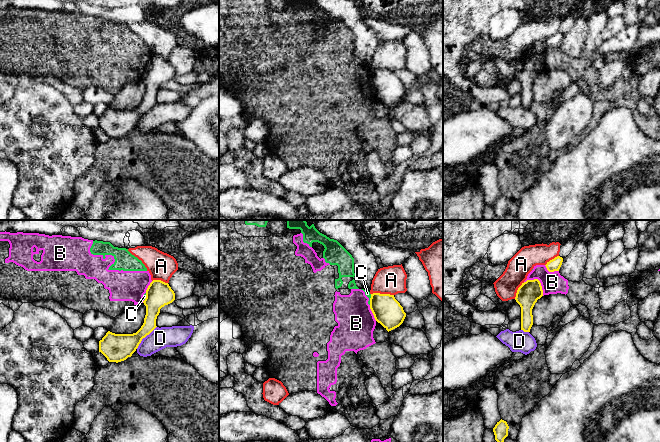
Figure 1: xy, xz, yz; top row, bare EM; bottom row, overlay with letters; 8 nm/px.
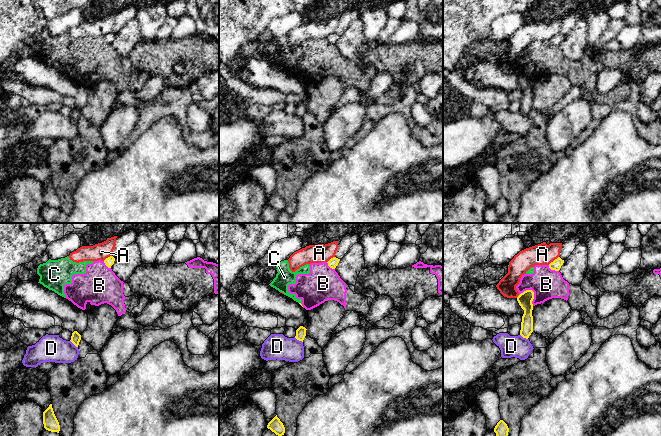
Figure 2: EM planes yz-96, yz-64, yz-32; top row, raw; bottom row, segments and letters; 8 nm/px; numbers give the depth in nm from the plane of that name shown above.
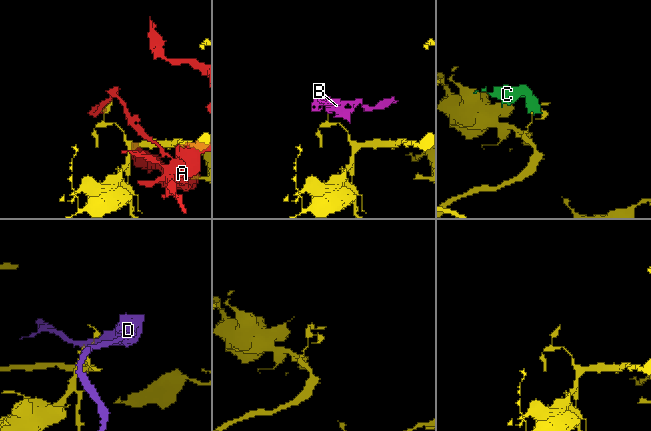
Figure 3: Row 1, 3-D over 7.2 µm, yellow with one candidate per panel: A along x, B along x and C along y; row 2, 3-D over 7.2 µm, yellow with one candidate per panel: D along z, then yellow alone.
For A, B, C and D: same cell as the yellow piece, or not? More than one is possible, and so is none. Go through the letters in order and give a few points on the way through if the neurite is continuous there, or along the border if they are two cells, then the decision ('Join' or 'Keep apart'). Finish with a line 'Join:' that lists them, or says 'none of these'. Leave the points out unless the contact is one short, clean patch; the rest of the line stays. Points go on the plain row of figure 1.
A: Keep apart
B: Keep apart
C: Boundary: xz (371, 70), (369, 80). Keep apart
D: Keep apart
Join: none of these

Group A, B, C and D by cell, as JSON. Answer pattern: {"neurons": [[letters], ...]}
{"neurons": [["A"], ["B", "C"], ["D"]]}

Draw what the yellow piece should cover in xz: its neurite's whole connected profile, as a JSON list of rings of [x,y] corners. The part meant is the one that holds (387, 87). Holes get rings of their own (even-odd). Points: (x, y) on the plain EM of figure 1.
[[[371,70],[370,85],[375,96],[388,108],[399,103],[406,93],[403,83],[390,70]]]

